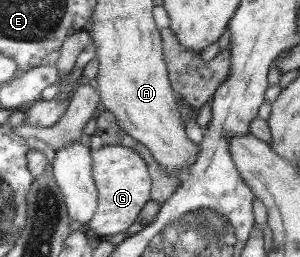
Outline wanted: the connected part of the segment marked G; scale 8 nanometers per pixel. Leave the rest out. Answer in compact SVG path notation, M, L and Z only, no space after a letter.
M103 144L98 149L92 149L91 156L94 161L93 180L98 190L98 207L87 223L99 237L110 238L111 235L126 232L151 200L151 179L141 156L130 148Z

